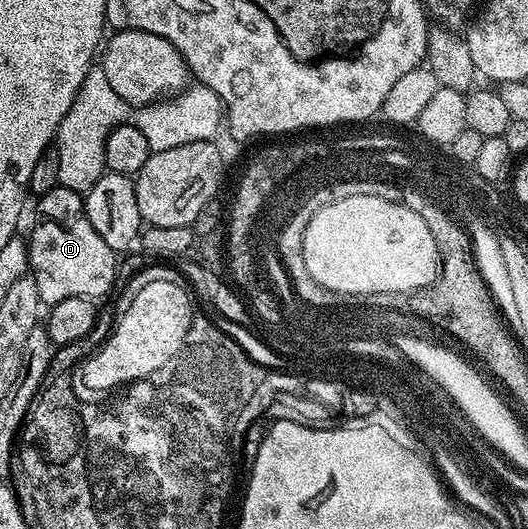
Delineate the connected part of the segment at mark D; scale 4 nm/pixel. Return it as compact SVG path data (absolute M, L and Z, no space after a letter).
M57 185L46 194L36 199L37 219L33 222L33 231L27 234L27 245L29 248L29 270L32 277L37 280L39 296L46 307L59 304L59 300L71 300L71 296L85 297L92 300L100 300L117 279L118 255L95 232L91 220L87 220L84 197L78 191Z

